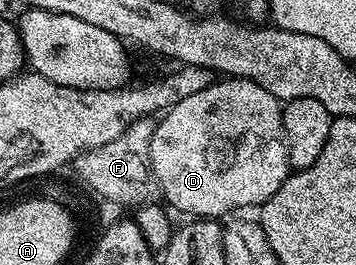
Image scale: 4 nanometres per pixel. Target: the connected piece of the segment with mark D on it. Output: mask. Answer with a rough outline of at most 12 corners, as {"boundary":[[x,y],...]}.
{"boundary":[[244,77],[158,118],[151,172],[195,219],[289,175],[283,105]]}

